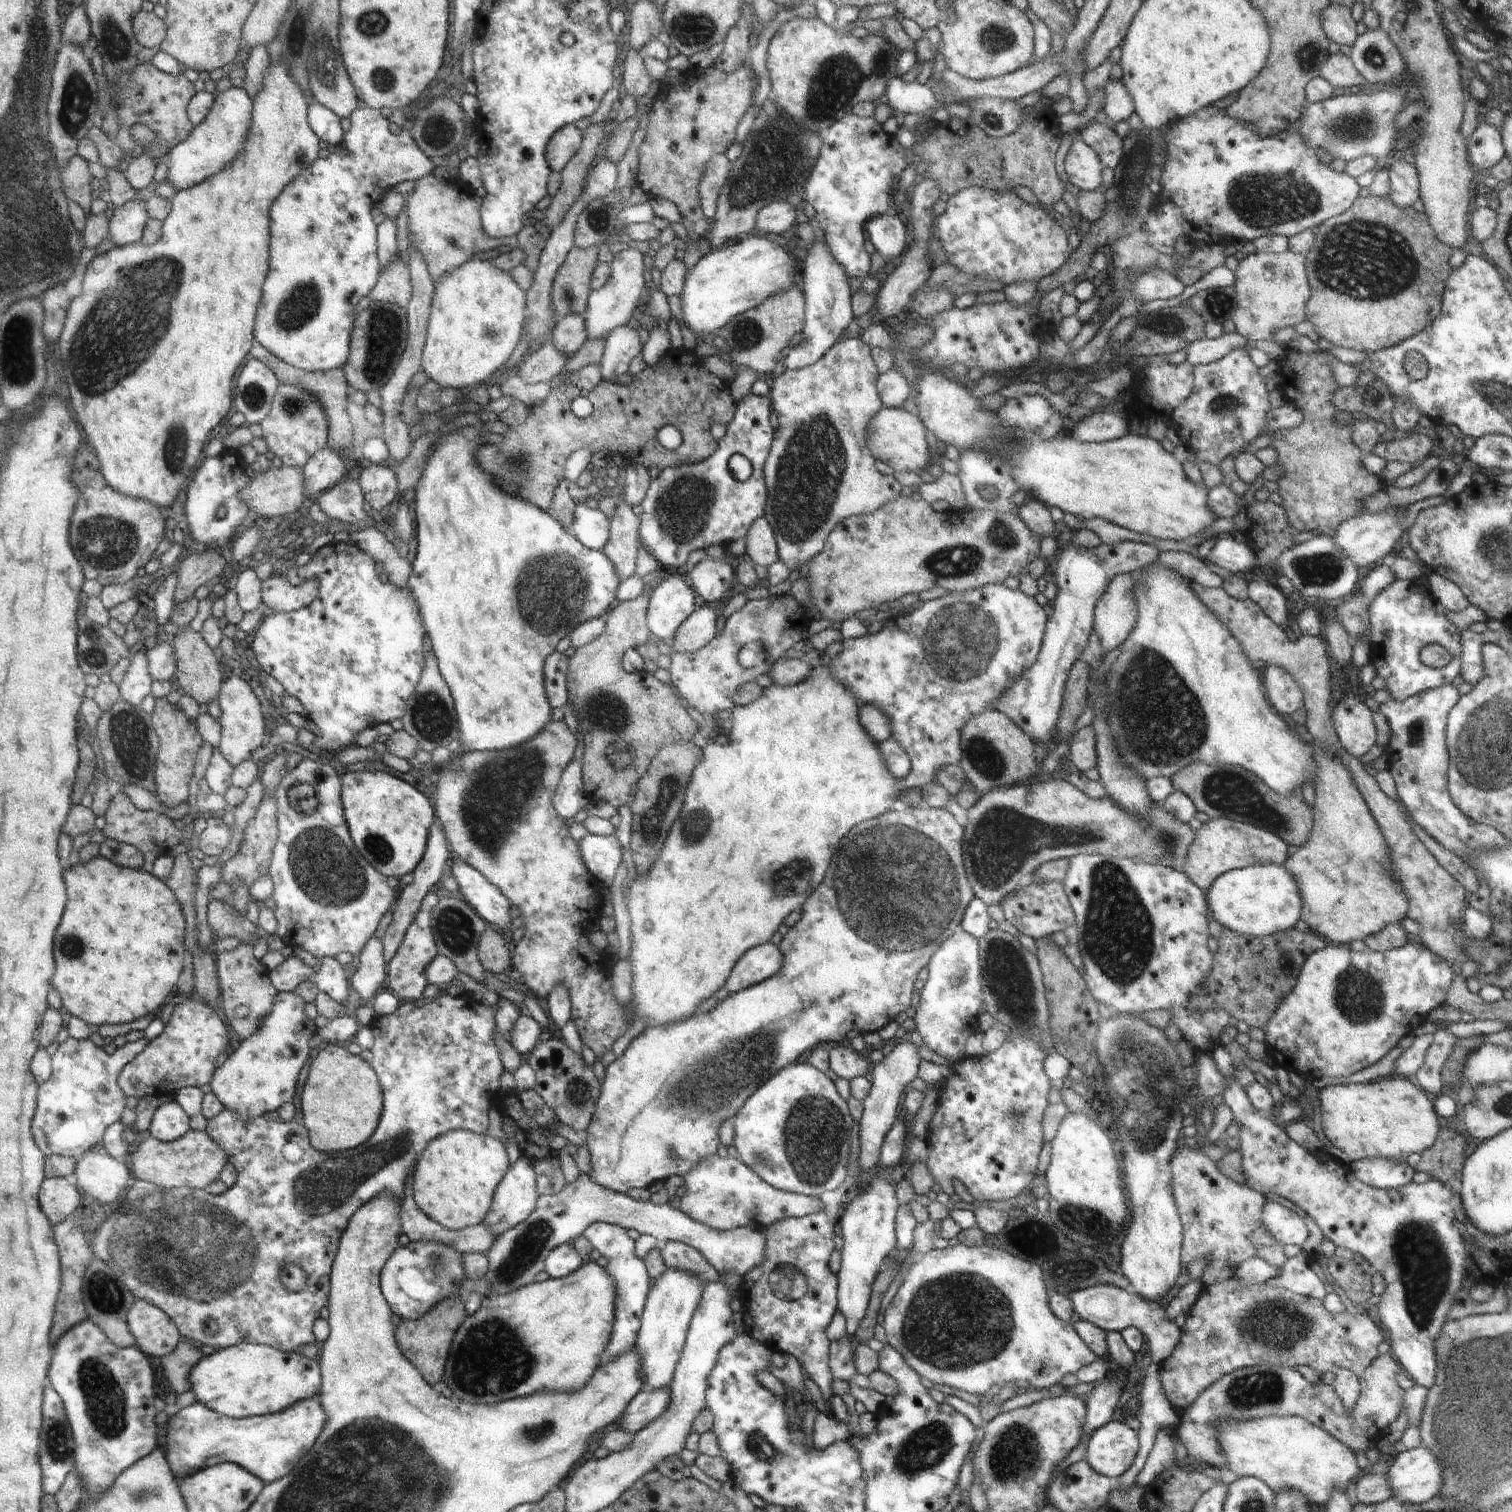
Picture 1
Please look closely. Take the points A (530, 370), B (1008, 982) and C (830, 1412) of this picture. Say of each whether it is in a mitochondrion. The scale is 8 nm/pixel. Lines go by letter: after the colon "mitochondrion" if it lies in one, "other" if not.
A: other
B: mitochondrion
C: other

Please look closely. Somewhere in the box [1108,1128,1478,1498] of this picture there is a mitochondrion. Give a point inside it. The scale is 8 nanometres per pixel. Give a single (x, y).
(1423, 1257)

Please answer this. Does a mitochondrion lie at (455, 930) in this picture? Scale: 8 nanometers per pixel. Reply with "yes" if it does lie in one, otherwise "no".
yes

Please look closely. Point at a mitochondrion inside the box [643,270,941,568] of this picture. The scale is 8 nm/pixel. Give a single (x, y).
(812, 464)

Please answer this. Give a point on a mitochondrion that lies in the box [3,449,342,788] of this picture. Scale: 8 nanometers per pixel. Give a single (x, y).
(108, 543)

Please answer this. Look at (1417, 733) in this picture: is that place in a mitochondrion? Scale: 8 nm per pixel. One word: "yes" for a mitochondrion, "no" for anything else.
yes

